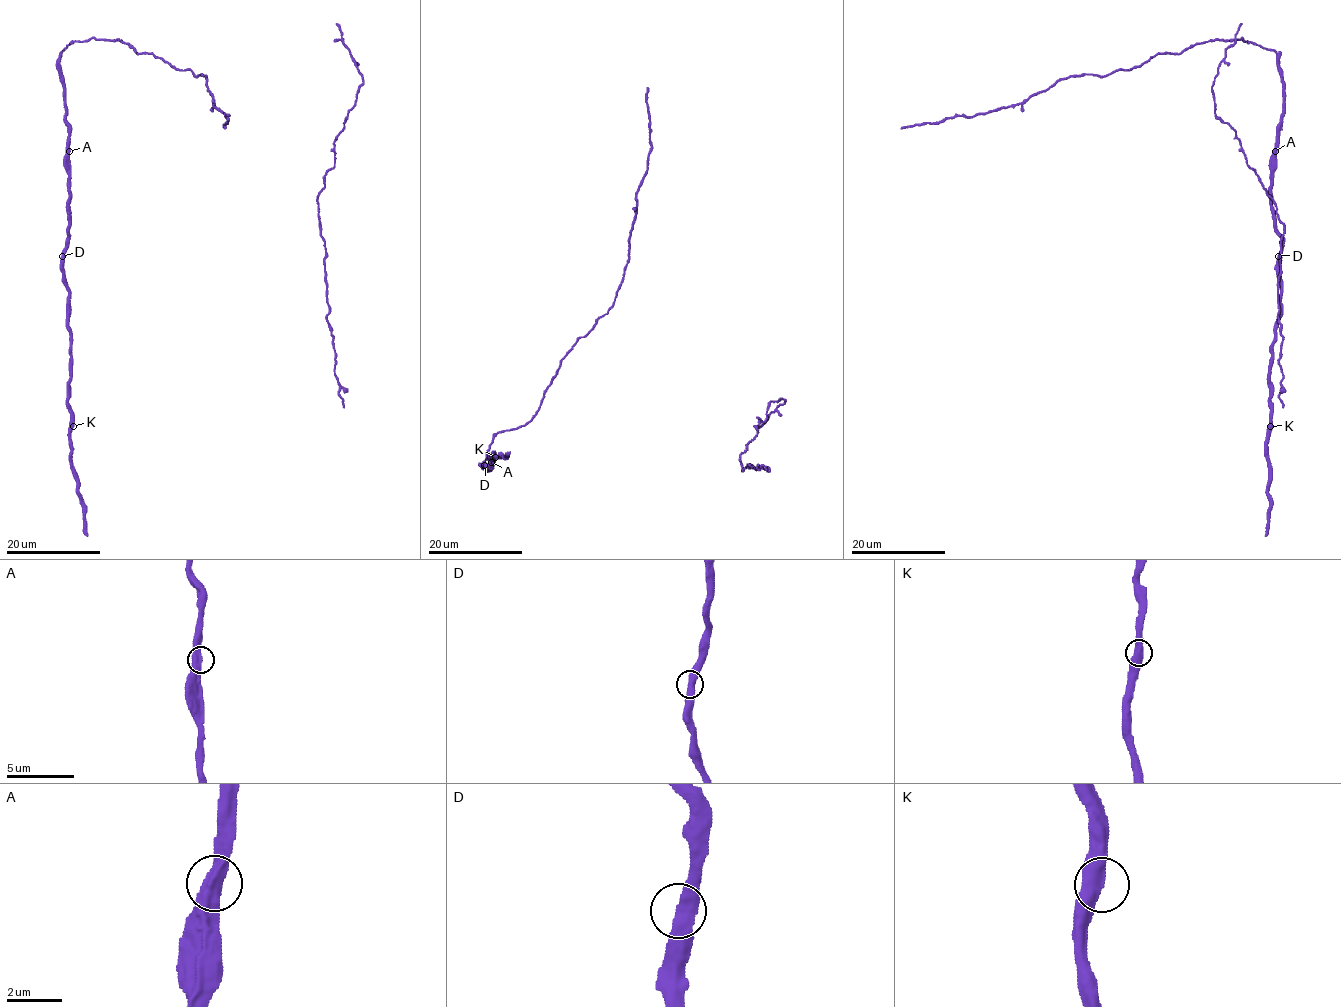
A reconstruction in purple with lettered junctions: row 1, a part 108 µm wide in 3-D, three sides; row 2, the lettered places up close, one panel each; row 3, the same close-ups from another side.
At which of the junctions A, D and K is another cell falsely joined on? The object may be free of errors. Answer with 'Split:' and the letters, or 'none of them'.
Split: none of them

